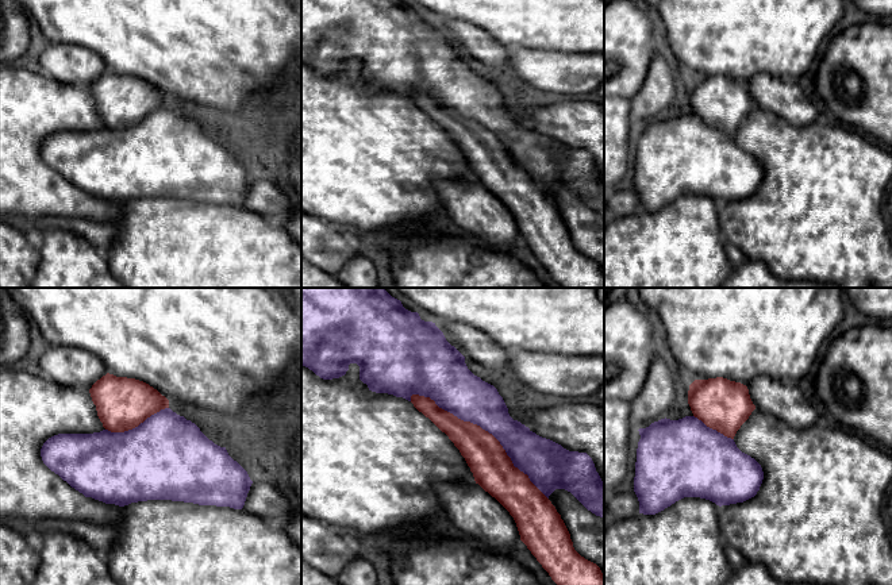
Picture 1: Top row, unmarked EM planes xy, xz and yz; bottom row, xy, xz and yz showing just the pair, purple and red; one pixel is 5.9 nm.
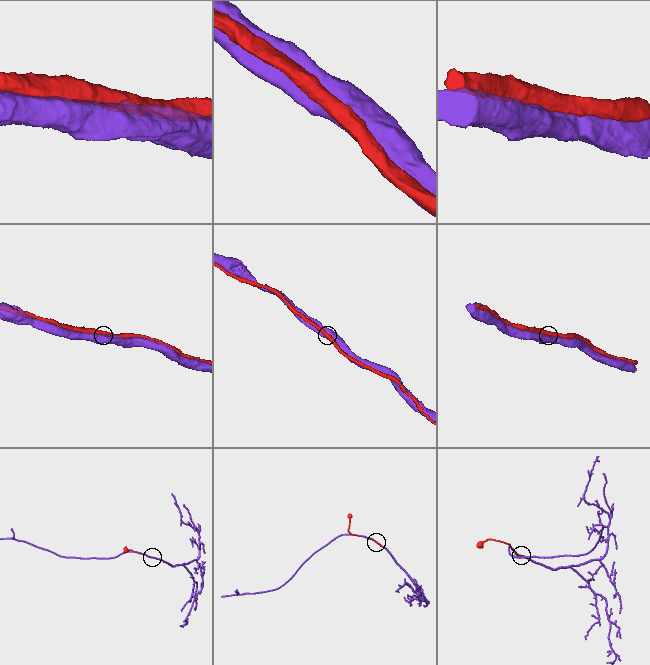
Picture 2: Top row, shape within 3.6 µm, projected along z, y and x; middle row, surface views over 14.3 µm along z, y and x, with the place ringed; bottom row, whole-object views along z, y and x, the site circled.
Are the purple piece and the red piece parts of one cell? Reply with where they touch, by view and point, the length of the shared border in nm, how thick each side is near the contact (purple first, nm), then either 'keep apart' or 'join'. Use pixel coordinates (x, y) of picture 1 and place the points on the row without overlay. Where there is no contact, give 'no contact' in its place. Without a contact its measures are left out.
meets purple in xz at (484, 126); contact 1050 nm long; 280 nm thick on the purple side, 240 nm on the other; join

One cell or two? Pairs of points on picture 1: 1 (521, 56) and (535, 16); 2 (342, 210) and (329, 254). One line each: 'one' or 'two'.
1: two
2: two

